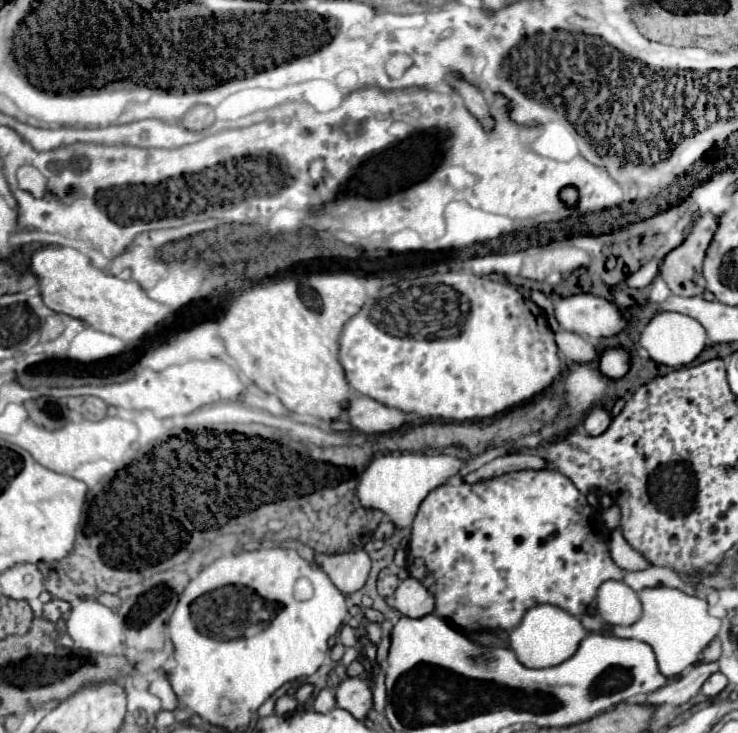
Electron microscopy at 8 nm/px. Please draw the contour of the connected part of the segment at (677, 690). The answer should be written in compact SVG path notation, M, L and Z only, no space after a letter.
M719 661L697 663L687 673L683 673L679 679L671 679L665 687L657 689L655 693L651 693L647 703L655 705L655 707L657 705L665 705L665 703L681 705L681 703L689 701L695 693L699 693L699 689L705 683L705 679L709 675L717 673L717 671L719 671Z

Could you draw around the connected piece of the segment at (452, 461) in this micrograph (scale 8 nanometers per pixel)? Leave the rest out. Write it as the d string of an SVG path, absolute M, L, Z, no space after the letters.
M403 453L403 455L377 455L369 467L359 477L357 497L363 507L379 509L393 519L397 527L409 527L423 497L431 493L435 487L445 483L449 477L457 475L463 467L463 461L457 457L439 453L439 455L425 455L425 453Z

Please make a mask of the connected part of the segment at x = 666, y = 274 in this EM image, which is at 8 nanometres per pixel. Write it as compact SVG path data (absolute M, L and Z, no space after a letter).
M699 217L693 223L693 229L689 237L673 249L663 265L661 265L661 277L667 281L669 289L675 295L681 297L693 297L693 295L703 295L705 291L705 279L703 279L703 259L705 253L713 241L715 229L717 229L717 217Z

